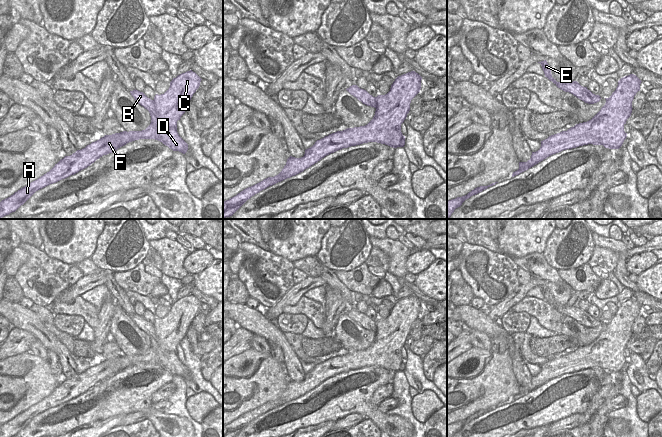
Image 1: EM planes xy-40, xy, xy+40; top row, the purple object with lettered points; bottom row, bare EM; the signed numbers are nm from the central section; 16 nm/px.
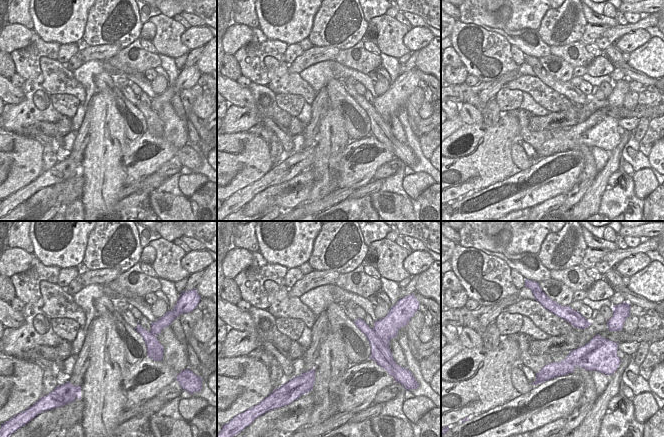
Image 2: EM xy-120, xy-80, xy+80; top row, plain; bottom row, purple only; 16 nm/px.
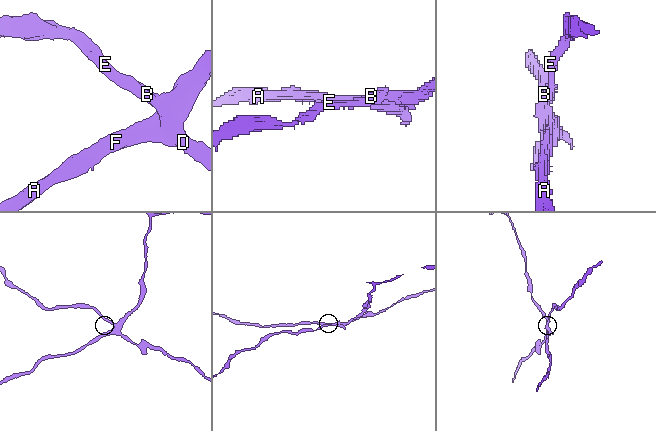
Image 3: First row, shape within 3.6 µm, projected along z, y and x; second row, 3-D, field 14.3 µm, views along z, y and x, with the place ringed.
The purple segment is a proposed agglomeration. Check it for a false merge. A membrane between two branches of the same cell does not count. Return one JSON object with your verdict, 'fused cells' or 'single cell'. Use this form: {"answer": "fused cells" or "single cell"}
{"answer": "fused cells"}

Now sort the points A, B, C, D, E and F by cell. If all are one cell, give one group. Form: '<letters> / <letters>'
A C F / B D E

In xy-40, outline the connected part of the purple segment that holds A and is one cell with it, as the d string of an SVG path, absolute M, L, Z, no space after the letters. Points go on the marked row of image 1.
M153 124L142 131L123 131L112 135L105 135L99 140L92 142L81 150L77 150L70 156L65 156L46 174L21 188L10 197L0 202L0 218L15 212L36 191L65 179L87 168L103 155L107 155L139 139L155 139L160 141L161 136Z

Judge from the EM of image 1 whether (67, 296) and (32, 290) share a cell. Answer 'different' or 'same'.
different

